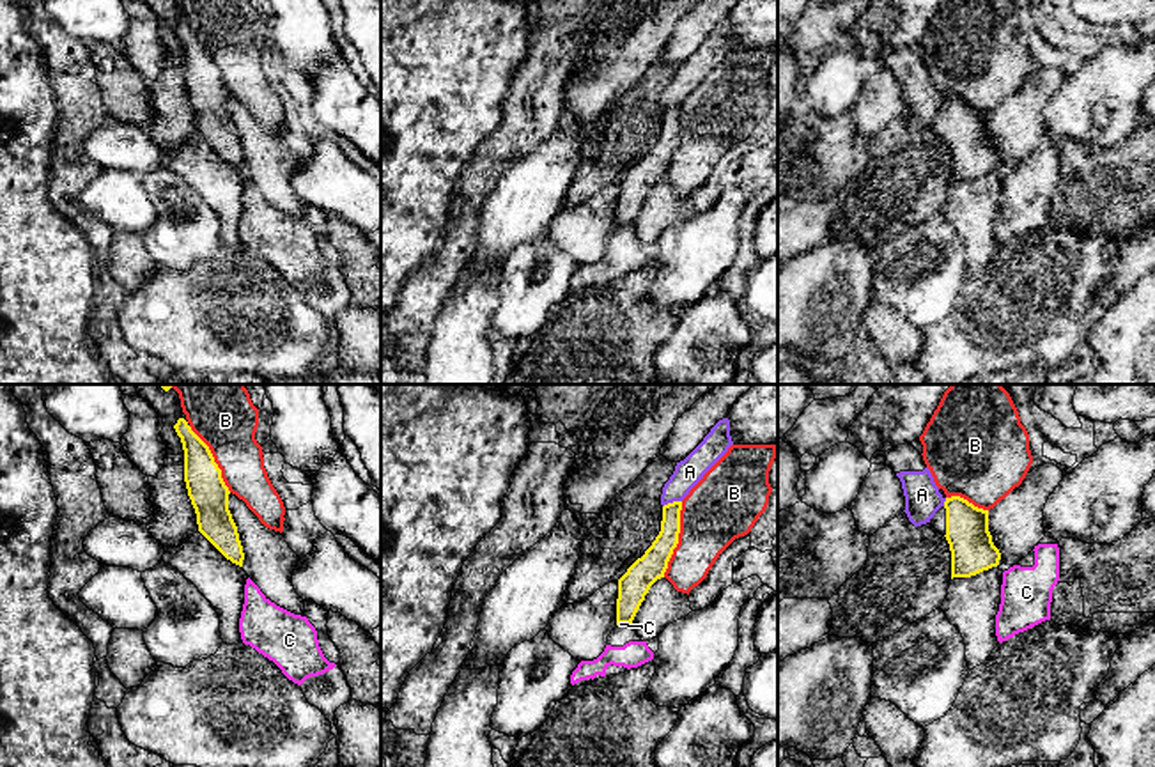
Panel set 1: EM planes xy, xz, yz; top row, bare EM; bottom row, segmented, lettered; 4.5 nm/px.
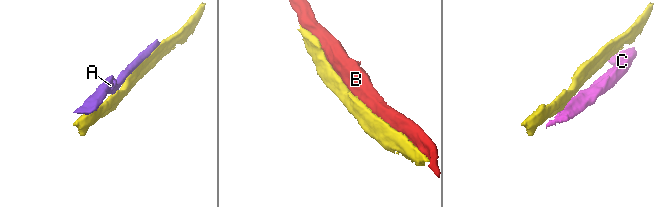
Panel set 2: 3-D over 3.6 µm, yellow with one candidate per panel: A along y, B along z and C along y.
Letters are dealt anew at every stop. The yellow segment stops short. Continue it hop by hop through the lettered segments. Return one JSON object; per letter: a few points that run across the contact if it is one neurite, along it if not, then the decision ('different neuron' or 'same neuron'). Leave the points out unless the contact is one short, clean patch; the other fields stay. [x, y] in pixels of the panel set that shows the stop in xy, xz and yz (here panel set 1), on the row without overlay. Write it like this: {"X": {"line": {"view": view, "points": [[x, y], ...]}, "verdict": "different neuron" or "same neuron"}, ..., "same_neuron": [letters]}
{"A": {"verdict": "different neuron"}, "B": {"verdict": "different neuron"}, "C": {"line": {"view": "xz", "points": [[629, 225], [619, 227]]}, "verdict": "different neuron"}, "same_neuron": []}

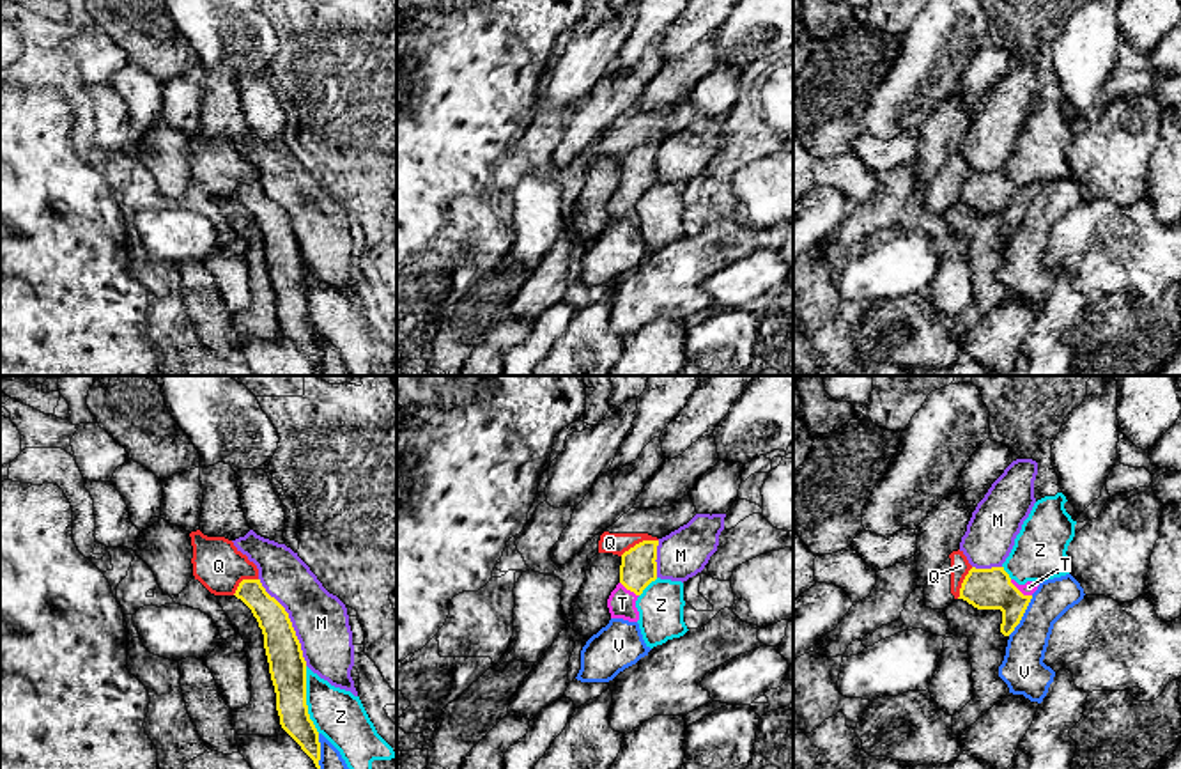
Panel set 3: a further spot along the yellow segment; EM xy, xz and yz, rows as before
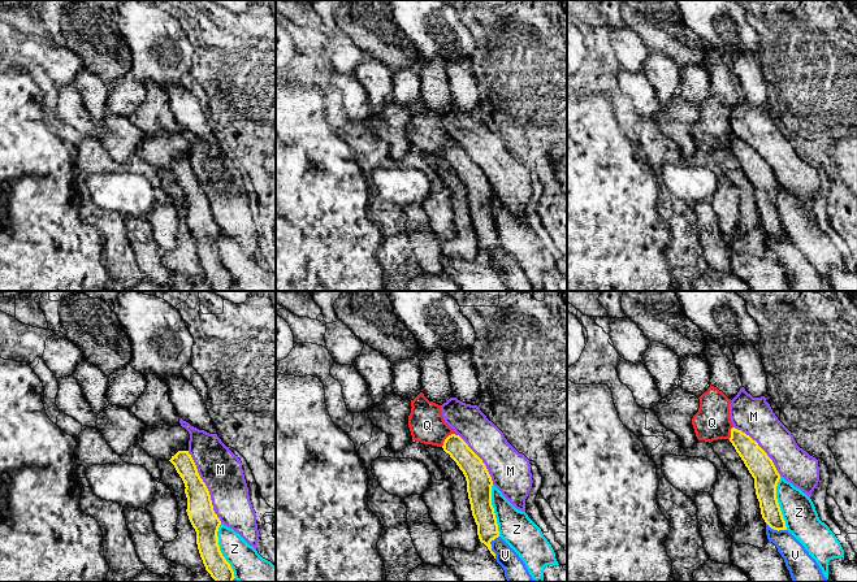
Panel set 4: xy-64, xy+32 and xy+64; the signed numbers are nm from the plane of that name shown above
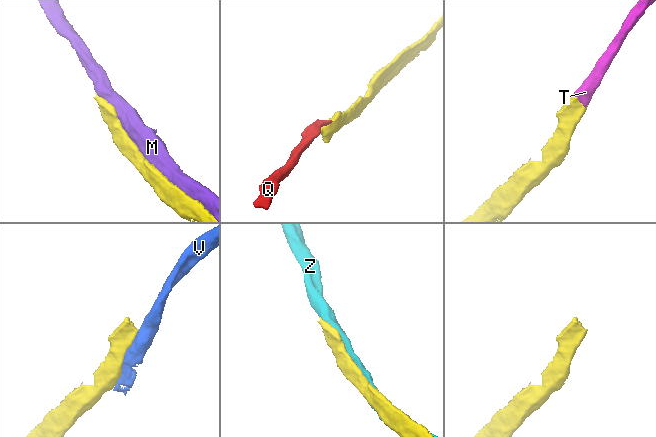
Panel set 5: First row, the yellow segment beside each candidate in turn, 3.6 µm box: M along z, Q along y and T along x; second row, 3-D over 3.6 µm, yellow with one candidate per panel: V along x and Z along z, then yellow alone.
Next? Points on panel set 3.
{"M": {"verdict": "different neuron"}, "Q": {"line": {"view": "xz", "points": [[657, 142], [643, 142], [620, 158]]}, "verdict": "different neuron"}, "T": {"line": {"view": "yz", "points": [[985, 192], [1018, 194], [1029, 190]]}, "verdict": "same neuron"}, "V": {"verdict": "different neuron"}, "Z": {"verdict": "different neuron"}, "same_neuron": ["T"]}

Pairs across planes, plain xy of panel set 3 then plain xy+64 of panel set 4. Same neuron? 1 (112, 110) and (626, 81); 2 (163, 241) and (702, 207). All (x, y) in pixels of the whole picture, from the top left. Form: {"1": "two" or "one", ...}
{"1": "one", "2": "two"}

